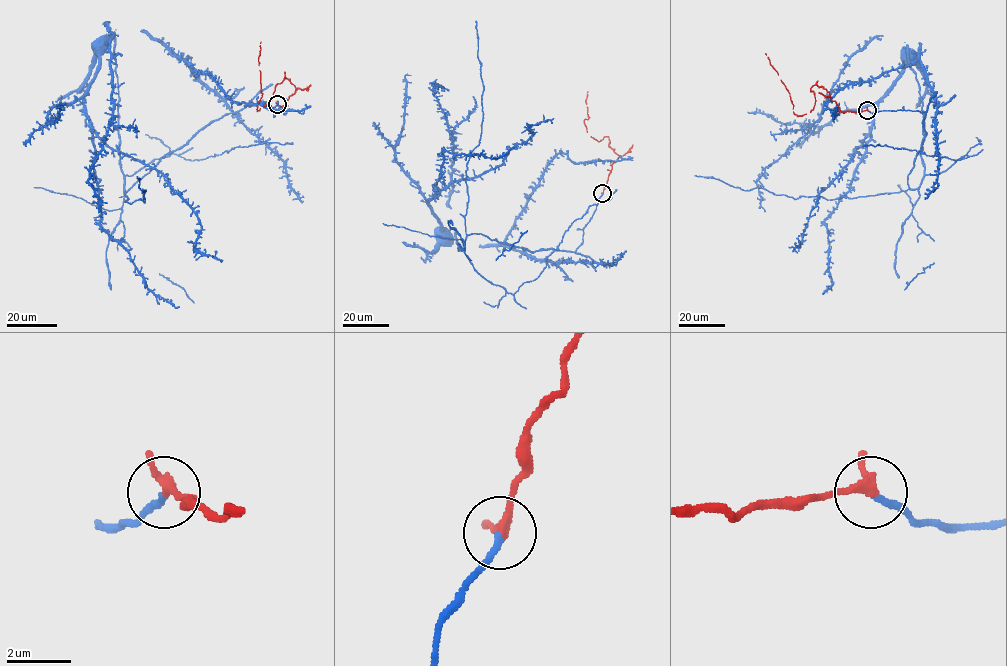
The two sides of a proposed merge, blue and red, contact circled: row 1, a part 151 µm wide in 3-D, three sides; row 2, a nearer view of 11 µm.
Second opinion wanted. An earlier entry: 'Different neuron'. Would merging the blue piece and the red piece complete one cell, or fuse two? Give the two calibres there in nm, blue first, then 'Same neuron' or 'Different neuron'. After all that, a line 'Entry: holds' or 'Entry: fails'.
Thickness 200 nm (blue) against 260 nm. Same neuron
Entry: fails

